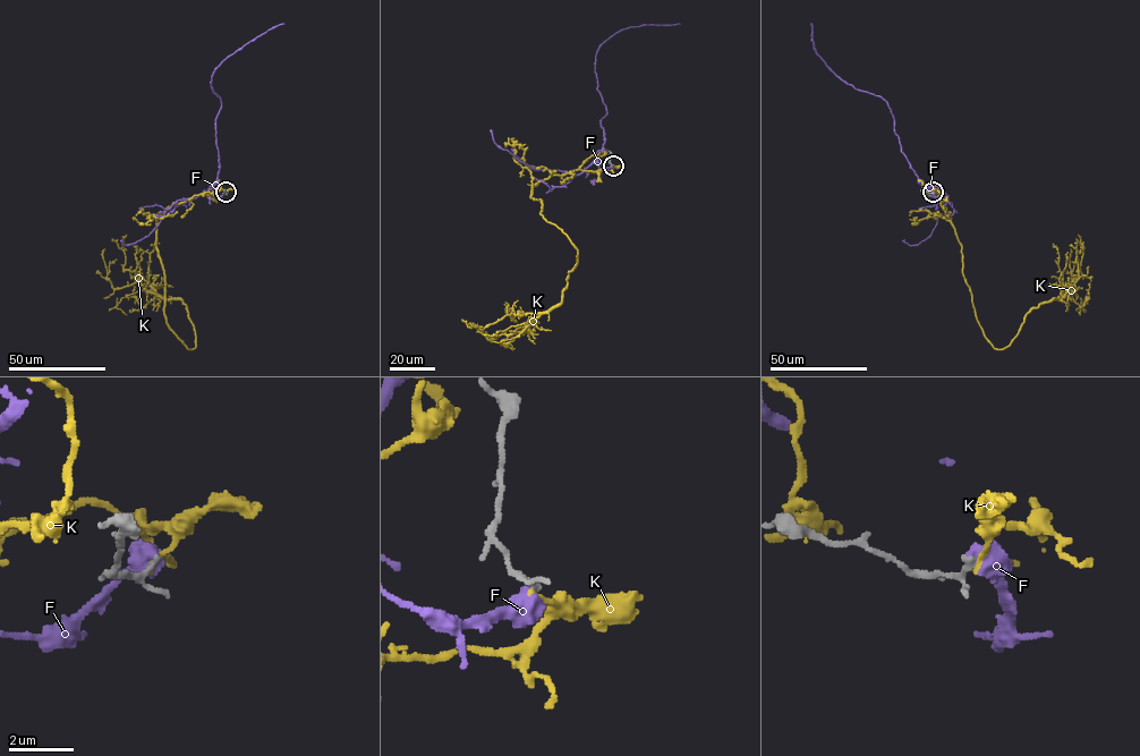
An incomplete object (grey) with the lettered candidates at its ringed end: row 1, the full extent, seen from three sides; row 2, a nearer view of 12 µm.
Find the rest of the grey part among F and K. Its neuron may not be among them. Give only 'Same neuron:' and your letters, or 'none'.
Same neuron: none

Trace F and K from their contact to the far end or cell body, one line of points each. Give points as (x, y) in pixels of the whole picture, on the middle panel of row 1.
F: (612, 164), (592, 162), (602, 151), (600, 120), (606, 112), (597, 88), (597, 50), (624, 28), (680, 24)
K: (612, 166), (533, 186), (543, 217), (577, 252), (562, 300), (483, 329), (471, 324)

